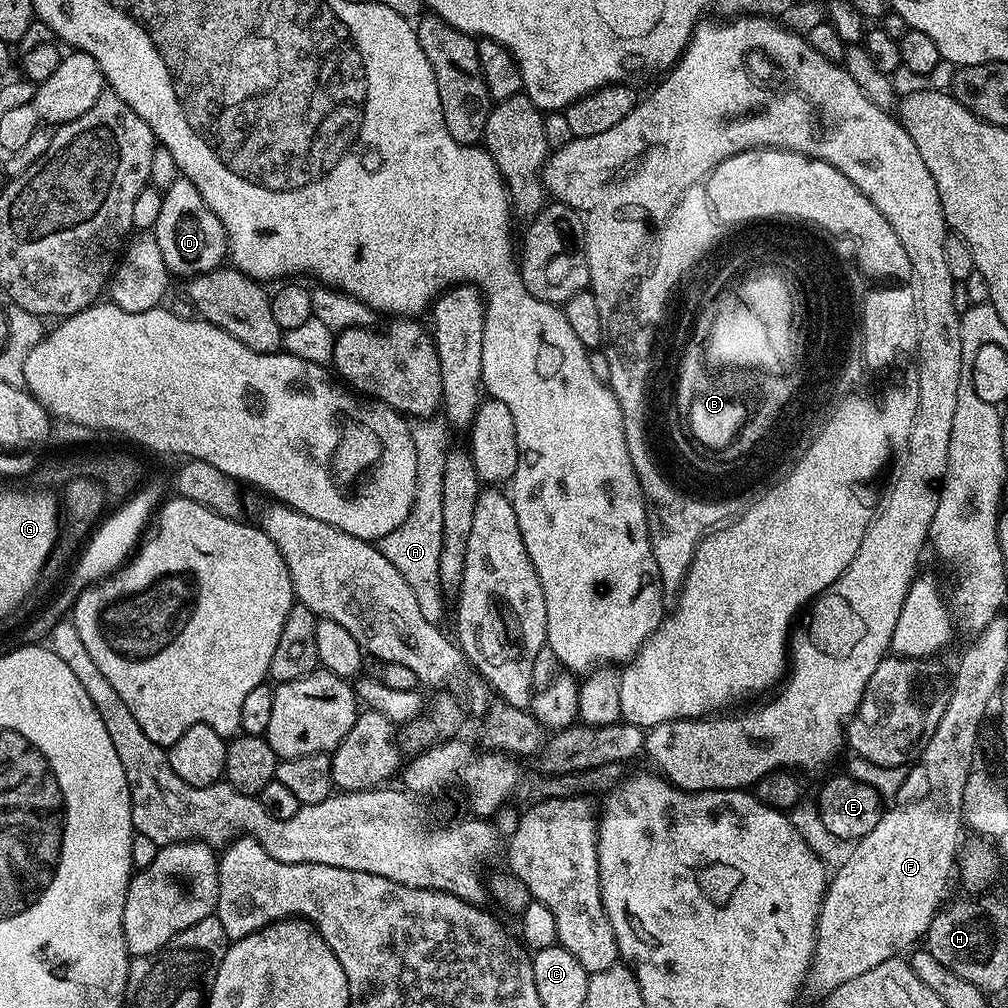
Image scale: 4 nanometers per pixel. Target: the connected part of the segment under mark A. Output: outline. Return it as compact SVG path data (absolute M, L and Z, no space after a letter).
M437 419L420 420L412 427L417 471L415 474L414 506L406 522L376 542L384 558L393 563L414 592L426 622L439 625L444 616L444 591L440 587L438 558L442 548L442 481L446 468L446 454L450 447L445 425Z

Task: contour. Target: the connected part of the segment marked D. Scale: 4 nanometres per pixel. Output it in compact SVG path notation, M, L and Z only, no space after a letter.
M177 178L170 187L163 189L162 210L154 229L158 247L169 273L173 277L191 278L212 272L225 263L228 251L228 237L219 218L206 206L198 186L194 182Z

